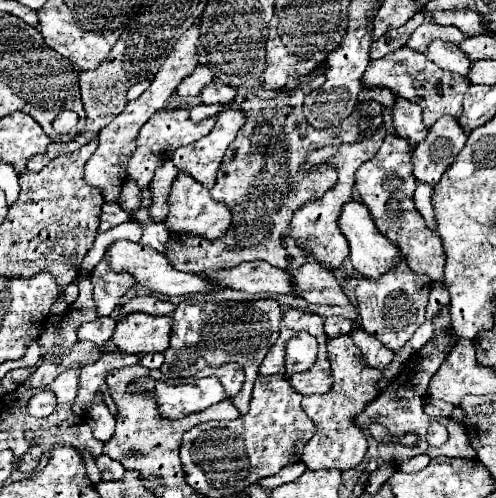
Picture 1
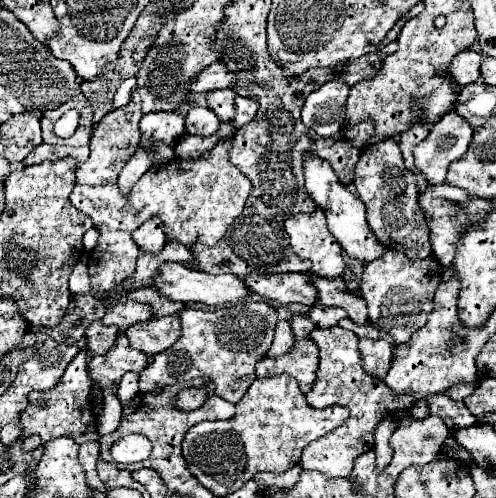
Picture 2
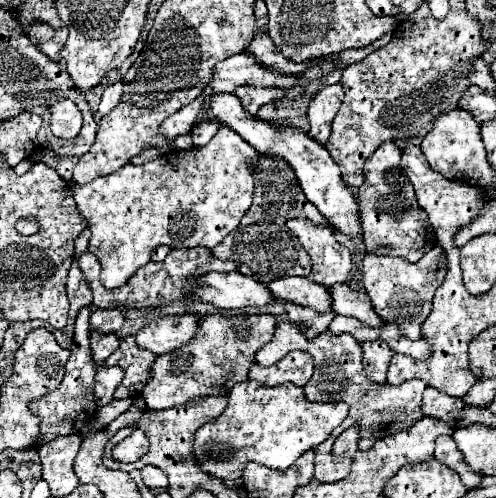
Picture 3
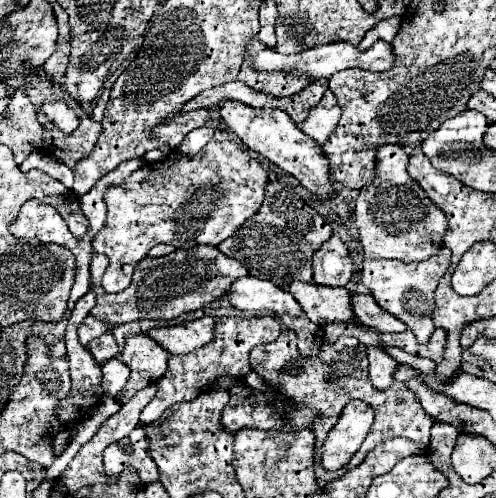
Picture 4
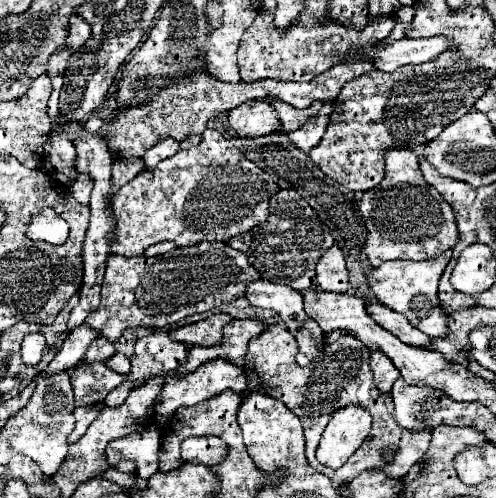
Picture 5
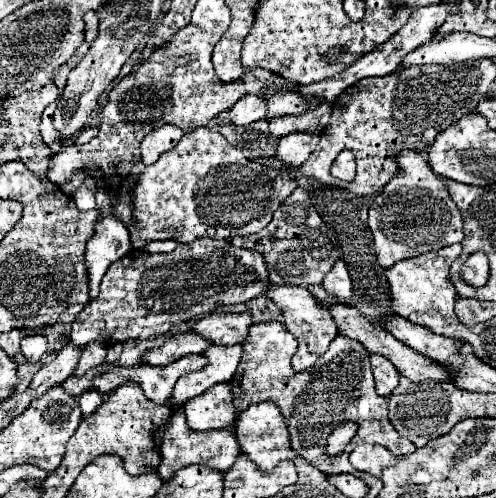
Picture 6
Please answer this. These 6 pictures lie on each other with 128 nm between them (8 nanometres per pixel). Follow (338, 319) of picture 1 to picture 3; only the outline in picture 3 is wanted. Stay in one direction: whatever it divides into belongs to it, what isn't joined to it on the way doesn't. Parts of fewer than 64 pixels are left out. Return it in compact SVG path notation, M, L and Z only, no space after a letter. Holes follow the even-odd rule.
M282 302L282 304L284 304L284 310L286 310L286 316L288 316L288 322L294 324L296 328L300 328L300 332L308 340L322 334L328 328L328 324L332 322L332 318L336 316L334 312L318 314L318 312L312 312L310 308L302 308L294 302Z

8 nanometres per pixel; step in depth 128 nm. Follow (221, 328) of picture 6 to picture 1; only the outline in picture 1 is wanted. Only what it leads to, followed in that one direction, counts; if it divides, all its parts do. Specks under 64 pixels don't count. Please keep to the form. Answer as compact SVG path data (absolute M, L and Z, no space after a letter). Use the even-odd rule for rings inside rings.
M136 312L134 316L126 316L116 324L112 342L122 352L130 354L164 352L170 344L170 334L172 334L170 316L150 316Z

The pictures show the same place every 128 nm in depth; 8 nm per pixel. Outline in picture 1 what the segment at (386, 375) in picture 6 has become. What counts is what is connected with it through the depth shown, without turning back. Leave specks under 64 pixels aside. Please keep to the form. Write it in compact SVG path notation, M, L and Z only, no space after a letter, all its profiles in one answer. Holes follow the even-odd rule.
M354 330L352 340L362 350L364 358L366 358L366 364L384 372L384 368L390 364L392 356L394 356L394 352L388 350L378 338L366 334L364 330Z

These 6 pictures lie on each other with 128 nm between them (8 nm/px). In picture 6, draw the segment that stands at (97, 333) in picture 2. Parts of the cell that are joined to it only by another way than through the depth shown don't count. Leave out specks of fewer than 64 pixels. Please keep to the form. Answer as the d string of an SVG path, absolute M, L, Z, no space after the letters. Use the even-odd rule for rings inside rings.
M100 342L84 346L82 348L82 354L80 354L80 360L76 364L74 376L82 376L86 370L90 370L94 366L102 366L104 364L104 358L106 358L106 348Z

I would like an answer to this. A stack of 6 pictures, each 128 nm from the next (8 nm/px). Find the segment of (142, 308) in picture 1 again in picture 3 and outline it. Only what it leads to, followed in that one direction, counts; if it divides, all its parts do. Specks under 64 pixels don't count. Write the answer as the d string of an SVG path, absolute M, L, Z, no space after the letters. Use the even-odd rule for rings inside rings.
M92 310L90 314L90 328L100 334L118 332L122 328L124 316L120 310Z

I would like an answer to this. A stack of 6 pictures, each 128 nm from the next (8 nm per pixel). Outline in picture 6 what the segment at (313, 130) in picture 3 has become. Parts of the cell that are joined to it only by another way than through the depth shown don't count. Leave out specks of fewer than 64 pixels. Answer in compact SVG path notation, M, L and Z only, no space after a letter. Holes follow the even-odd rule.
M198 128L182 136L172 152L160 156L152 166L146 166L140 174L140 184L136 184L134 192L134 212L138 216L136 228L132 228L132 248L142 248L146 242L152 240L176 240L176 242L192 242L196 238L208 236L216 240L230 240L234 236L248 236L266 228L272 220L276 208L286 200L296 188L294 172L300 168L302 162L308 160L310 152L314 152L320 136L318 134L288 134L278 140L278 162L280 170L264 168L264 158L248 160L244 152L232 146L220 132L210 128Z

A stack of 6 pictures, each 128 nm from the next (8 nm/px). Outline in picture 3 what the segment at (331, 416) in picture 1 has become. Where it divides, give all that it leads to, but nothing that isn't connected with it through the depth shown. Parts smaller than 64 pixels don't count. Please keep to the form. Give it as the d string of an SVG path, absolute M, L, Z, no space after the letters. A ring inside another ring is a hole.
M278 322L276 326L276 334L274 338L262 346L256 352L256 364L260 366L270 366L276 360L282 360L288 352L292 350L304 350L314 358L314 374L308 380L308 384L302 388L304 396L310 402L346 402L350 406L348 416L344 418L342 426L336 428L322 444L318 444L314 448L316 452L316 472L314 478L318 482L338 482L342 478L346 478L346 474L350 472L350 464L352 460L346 458L332 458L330 456L330 448L332 442L336 440L336 436L340 432L344 432L344 428L350 428L352 424L360 424L360 442L358 442L358 450L368 450L372 448L372 444L380 438L384 438L388 432L400 432L410 428L416 420L420 420L424 414L420 410L420 402L422 402L422 392L426 388L424 380L408 380L400 386L390 386L390 384L376 384L372 380L368 380L364 366L362 366L362 344L356 342L350 334L340 334L340 336L332 336L332 332L322 332L320 336L316 336L314 340L306 340L300 330L296 326L292 326L290 322Z

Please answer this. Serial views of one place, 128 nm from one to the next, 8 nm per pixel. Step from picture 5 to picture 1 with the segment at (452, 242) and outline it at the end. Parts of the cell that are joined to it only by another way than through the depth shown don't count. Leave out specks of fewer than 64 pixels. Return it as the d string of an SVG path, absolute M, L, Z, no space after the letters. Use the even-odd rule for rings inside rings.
M386 136L380 150L376 152L374 158L366 160L358 172L356 172L356 192L360 200L368 206L372 220L376 228L400 248L400 252L406 256L408 266L414 272L424 272L432 280L442 280L444 278L444 250L434 232L428 232L428 226L424 224L424 218L420 212L416 212L414 206L414 188L416 188L416 178L412 172L412 162L410 162L410 148L408 142L400 136Z

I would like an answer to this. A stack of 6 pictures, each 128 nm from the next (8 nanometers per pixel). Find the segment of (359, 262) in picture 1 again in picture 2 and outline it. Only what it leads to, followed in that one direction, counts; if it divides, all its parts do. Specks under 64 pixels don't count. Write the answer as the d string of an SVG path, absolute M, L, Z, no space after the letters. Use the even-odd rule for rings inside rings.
M306 152L304 154L304 176L306 176L306 192L308 192L308 196L314 200L314 204L318 208L324 210L326 222L328 222L328 228L330 228L332 236L342 244L342 248L348 252L348 256L352 256L352 258L356 258L356 260L360 260L364 264L378 258L378 256L382 256L384 248L378 244L372 230L368 228L366 208L362 204L362 200L346 190L346 186L338 180L336 172L332 170L330 162L322 160L320 156L316 156L312 152Z

